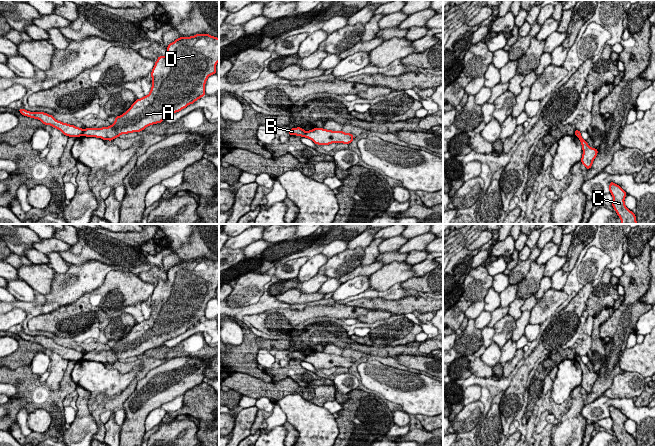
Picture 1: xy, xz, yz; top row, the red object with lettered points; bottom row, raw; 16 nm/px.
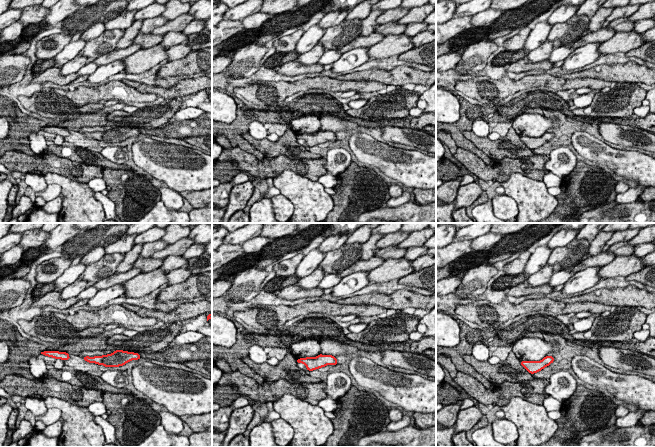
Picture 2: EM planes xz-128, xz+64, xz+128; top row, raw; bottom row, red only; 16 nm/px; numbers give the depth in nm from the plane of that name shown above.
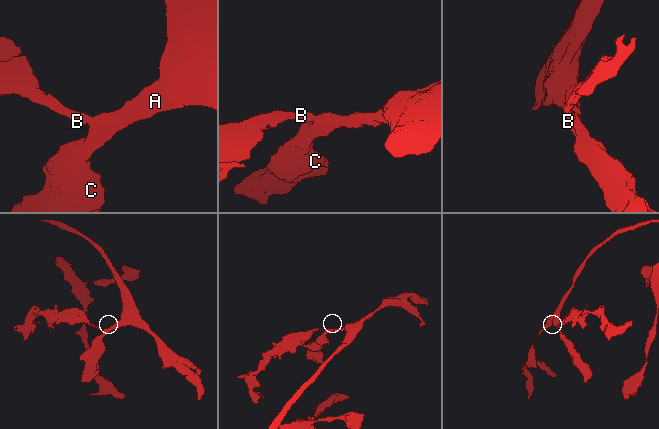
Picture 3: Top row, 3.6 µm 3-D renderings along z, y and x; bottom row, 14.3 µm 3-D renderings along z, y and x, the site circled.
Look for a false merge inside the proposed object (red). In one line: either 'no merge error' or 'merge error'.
merge error

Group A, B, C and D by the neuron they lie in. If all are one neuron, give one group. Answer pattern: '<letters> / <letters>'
A C D / B

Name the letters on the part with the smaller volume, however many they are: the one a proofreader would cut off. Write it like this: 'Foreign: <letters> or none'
Foreign: B

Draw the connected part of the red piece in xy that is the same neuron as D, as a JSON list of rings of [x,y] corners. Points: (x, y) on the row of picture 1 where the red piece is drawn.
[[[196,34],[190,37],[180,37],[167,47],[167,56],[159,56],[151,72],[152,87],[147,96],[144,96],[131,105],[131,107],[122,115],[116,116],[114,124],[102,128],[86,128],[82,136],[96,137],[103,140],[112,141],[121,134],[141,132],[147,126],[161,123],[166,116],[174,114],[193,104],[195,101],[205,96],[205,84],[207,78],[216,74],[216,65],[219,62],[219,39],[209,34]]]

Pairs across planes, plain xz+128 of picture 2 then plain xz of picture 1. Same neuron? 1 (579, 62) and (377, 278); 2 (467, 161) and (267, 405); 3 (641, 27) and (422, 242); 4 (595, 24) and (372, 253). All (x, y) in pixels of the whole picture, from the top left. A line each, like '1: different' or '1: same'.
1: different
2: different
3: different
4: same

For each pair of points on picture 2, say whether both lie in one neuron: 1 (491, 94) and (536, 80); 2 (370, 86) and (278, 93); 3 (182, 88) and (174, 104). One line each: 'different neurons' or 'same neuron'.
1: same neuron
2: same neuron
3: different neurons

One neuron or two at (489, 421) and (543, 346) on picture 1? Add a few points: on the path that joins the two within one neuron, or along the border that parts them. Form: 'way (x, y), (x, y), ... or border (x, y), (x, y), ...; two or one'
border (499, 409), (503, 433); two

